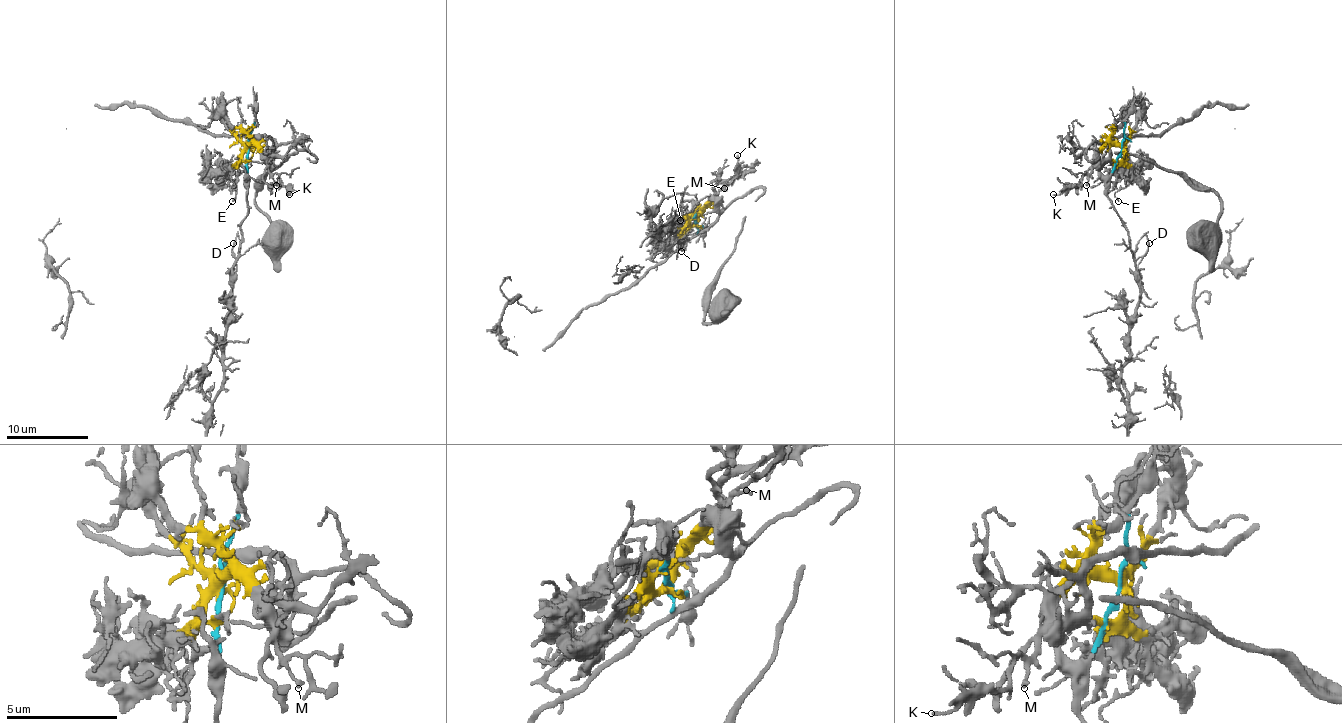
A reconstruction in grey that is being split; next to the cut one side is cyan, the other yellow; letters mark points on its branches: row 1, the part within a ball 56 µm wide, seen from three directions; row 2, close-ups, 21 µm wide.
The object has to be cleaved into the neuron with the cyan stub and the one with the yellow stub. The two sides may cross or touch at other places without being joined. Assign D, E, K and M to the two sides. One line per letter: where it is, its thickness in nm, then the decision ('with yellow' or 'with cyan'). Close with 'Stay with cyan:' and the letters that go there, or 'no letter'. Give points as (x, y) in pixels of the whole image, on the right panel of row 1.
D: place (1149, 243); calibre 90 nm; with cyan
E: place (1118, 201); calibre 120 nm; with yellow
K: place (1053, 194); calibre 130 nm; with yellow
M: place (1086, 185); calibre 150 nm; with yellow
Stay with cyan: D

